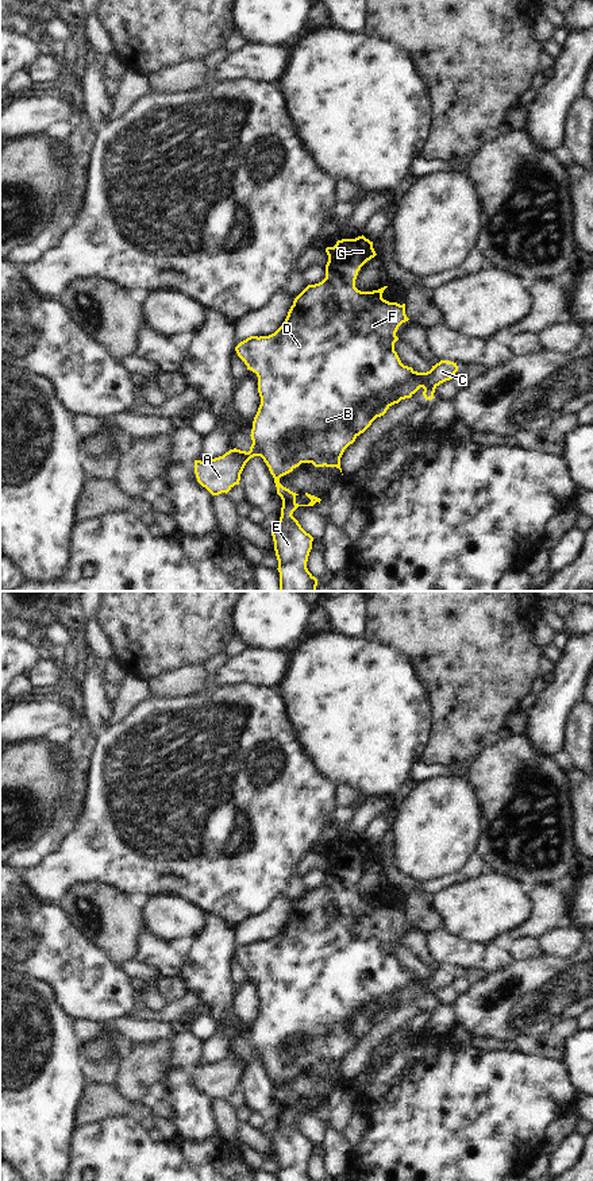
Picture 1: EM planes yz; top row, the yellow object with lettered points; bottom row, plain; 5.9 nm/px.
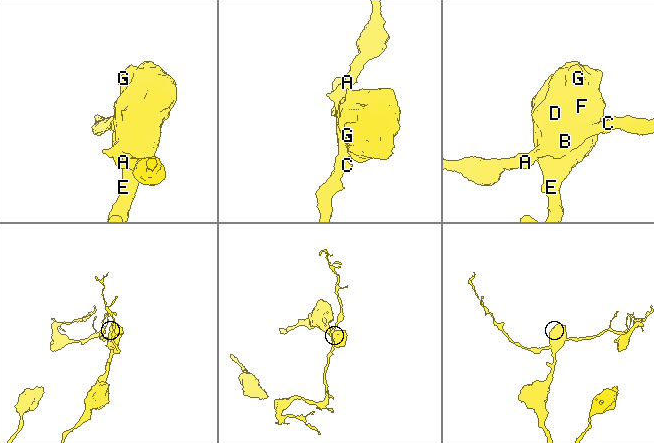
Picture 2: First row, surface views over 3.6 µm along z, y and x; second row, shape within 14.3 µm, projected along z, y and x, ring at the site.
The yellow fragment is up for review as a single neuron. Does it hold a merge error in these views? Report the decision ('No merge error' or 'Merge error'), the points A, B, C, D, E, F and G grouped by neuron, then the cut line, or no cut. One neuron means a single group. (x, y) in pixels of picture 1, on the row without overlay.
Merge error. Groups: A C / B D E F G. Split along yz (412, 975), (388, 992), (358, 1003), (343, 1018), (342, 1030).

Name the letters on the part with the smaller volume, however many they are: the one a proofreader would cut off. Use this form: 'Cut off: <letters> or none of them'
Cut off: A, C

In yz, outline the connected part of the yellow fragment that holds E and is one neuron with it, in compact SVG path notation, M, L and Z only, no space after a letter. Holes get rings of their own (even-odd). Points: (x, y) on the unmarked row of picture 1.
M363 840L355 844L338 845L334 852L327 852L328 867L326 869L326 883L315 889L308 889L293 906L282 930L269 941L250 941L240 946L235 956L244 966L247 974L258 981L258 997L261 1010L253 1026L251 1045L262 1053L262 1064L274 1082L277 1099L282 1104L281 1122L272 1135L274 1155L278 1165L280 1181L312 1181L307 1173L313 1142L307 1138L299 1126L292 1120L299 1111L313 1111L320 1108L320 1103L305 1097L311 1104L308 1109L299 1109L299 1099L290 1096L280 1088L280 1082L292 1077L301 1068L312 1068L315 1072L336 1072L340 1074L340 1062L344 1054L353 1049L357 1041L346 1034L340 1026L343 1018L358 1004L371 996L384 996L397 985L408 981L413 973L404 970L394 956L398 945L396 937L398 931L408 926L405 908L389 907L382 903L388 891L373 896L361 896L355 892L355 884L361 872L377 858L373 846ZM308 1024L316 1027L316 1041L321 1045L315 1053L305 1053L305 1039L313 1037L307 1028Z

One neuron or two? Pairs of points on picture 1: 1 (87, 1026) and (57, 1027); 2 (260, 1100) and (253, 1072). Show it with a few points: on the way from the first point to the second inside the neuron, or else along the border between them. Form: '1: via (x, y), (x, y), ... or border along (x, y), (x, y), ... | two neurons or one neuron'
1: border along (72, 1019), (74, 1031), (81, 1041) | two neurons
2: via (258, 1093), (255, 1079) | one neuron

